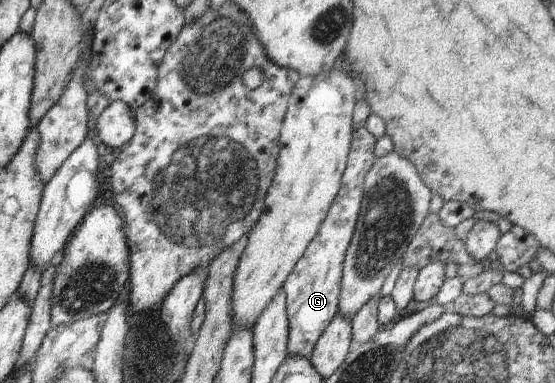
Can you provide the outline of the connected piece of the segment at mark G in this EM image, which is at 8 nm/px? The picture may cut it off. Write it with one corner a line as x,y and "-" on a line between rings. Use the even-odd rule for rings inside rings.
357,126
347,155
347,166
342,176
339,192
336,194
326,219
320,224
314,239
308,244
284,285
289,319
289,340
287,350
290,356
308,358
318,338
330,325
339,311
339,293
345,255
352,241
356,224
359,222
364,180
377,160
374,153
376,138
363,126

